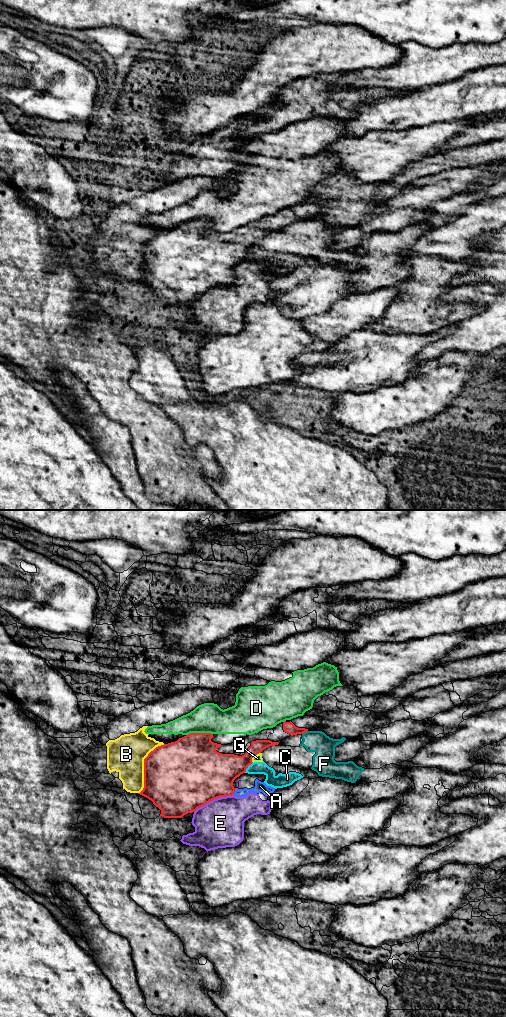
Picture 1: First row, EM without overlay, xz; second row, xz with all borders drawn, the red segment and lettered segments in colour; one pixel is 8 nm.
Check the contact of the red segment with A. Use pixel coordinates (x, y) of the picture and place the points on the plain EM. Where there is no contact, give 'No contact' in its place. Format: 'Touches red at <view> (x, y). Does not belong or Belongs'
Touches red at xz (234, 279). Does not belong

